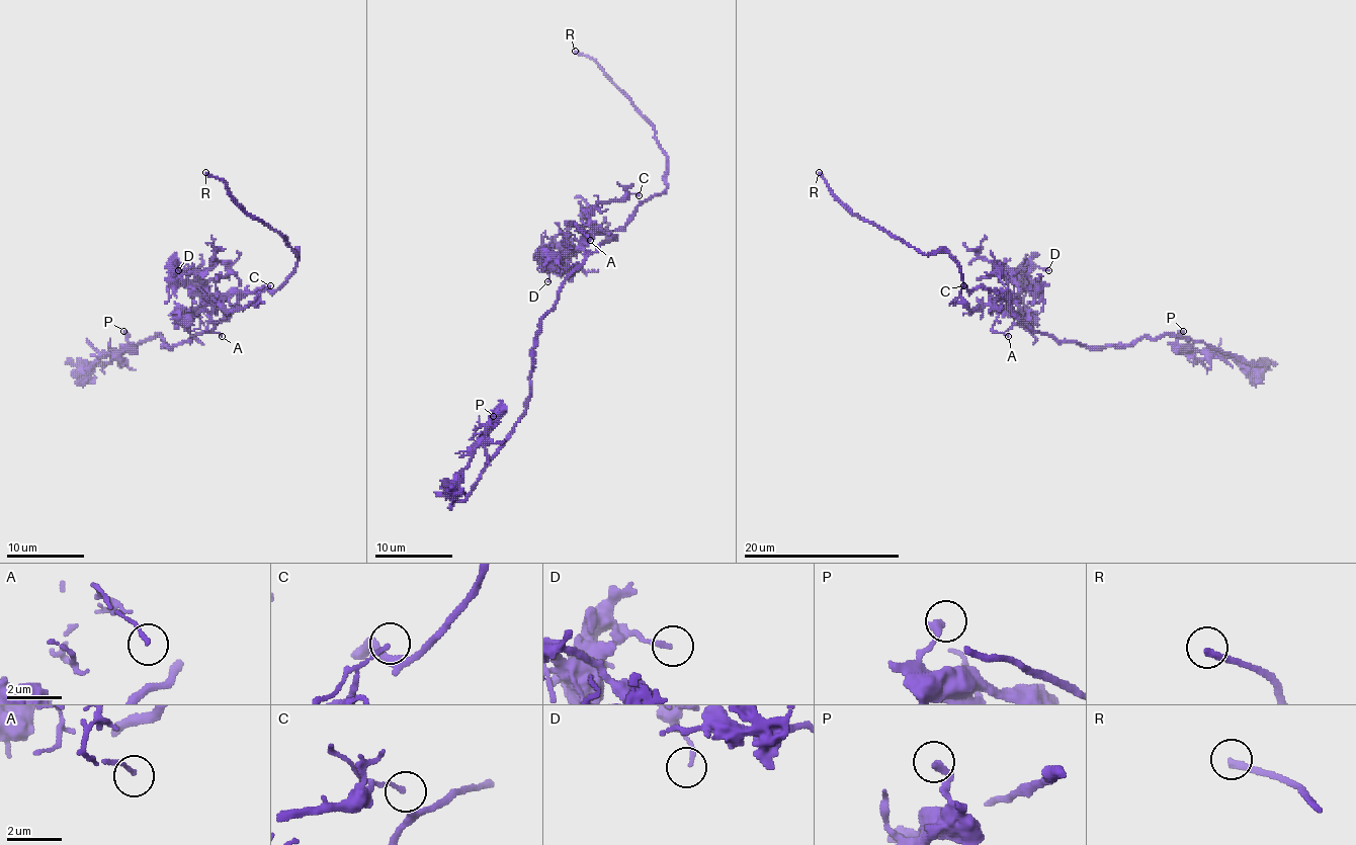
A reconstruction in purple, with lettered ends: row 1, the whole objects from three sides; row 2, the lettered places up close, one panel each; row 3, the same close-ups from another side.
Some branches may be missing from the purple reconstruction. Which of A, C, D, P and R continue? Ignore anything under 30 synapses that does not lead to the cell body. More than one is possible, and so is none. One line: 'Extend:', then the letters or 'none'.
Extend: R

